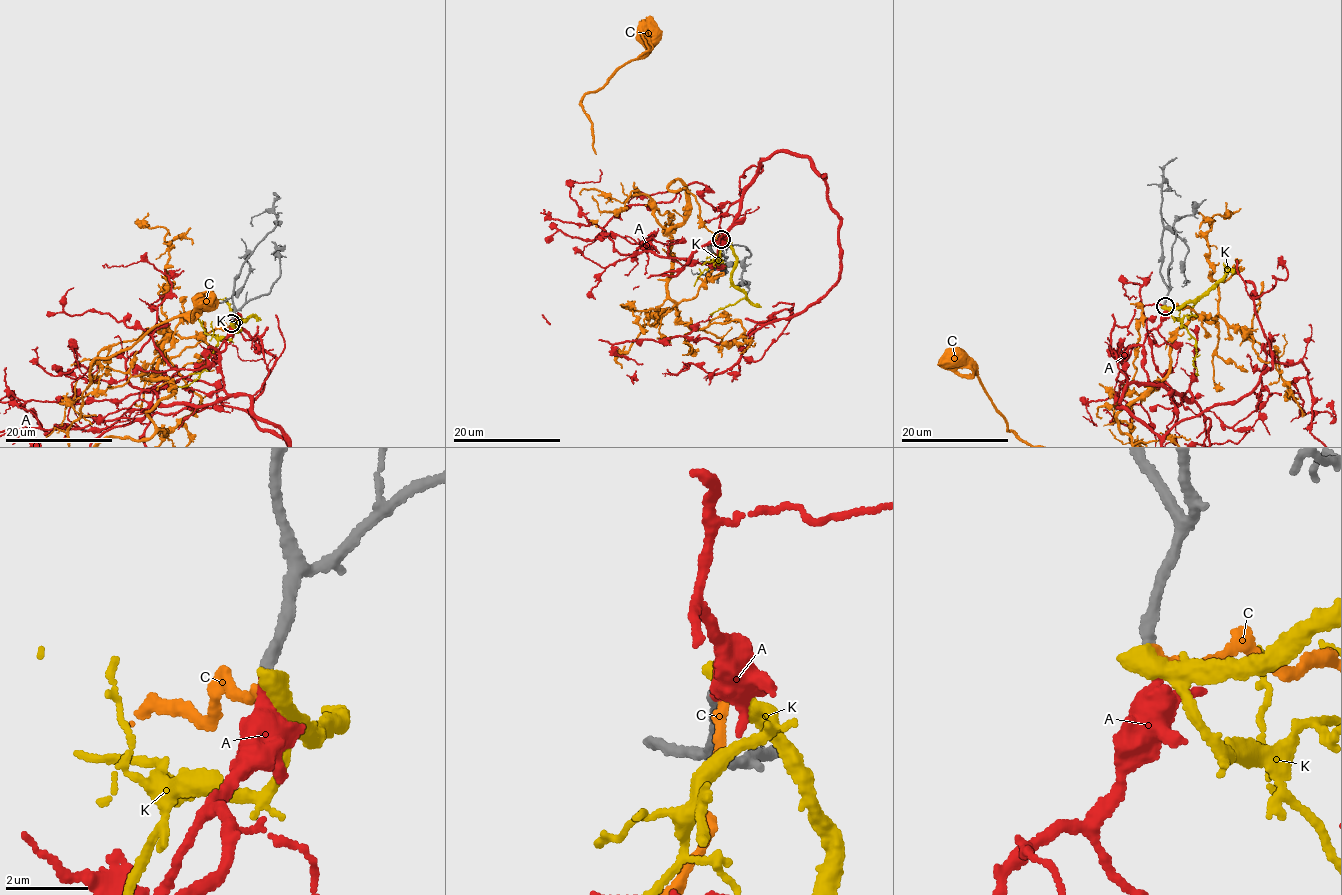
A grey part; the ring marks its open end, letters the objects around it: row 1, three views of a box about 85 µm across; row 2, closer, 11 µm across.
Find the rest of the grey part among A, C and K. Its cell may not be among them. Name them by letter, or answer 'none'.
A

